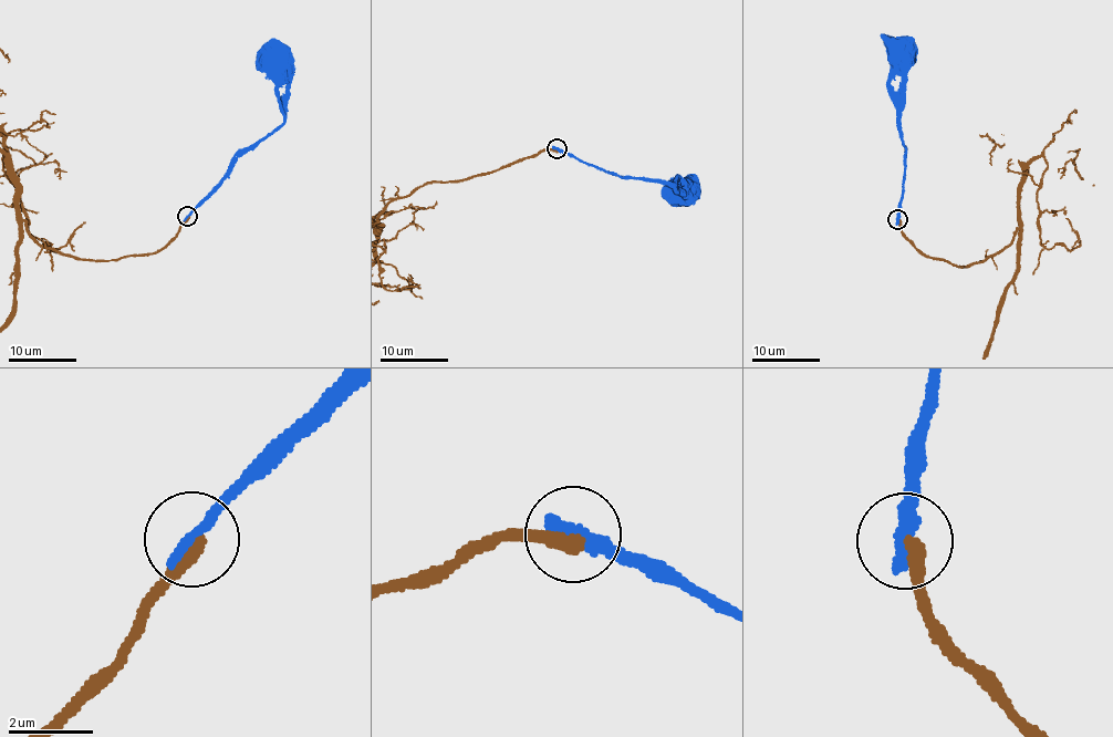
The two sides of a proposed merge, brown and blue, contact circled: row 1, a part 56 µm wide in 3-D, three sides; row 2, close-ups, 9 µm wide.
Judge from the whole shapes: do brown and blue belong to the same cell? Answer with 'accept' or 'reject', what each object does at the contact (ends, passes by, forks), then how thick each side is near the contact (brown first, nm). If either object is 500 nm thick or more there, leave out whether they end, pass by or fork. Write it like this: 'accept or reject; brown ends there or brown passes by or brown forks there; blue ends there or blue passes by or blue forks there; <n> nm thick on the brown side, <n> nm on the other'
reject; brown ends there; blue ends there; 320 nm thick on the brown side, 360 nm on the other

